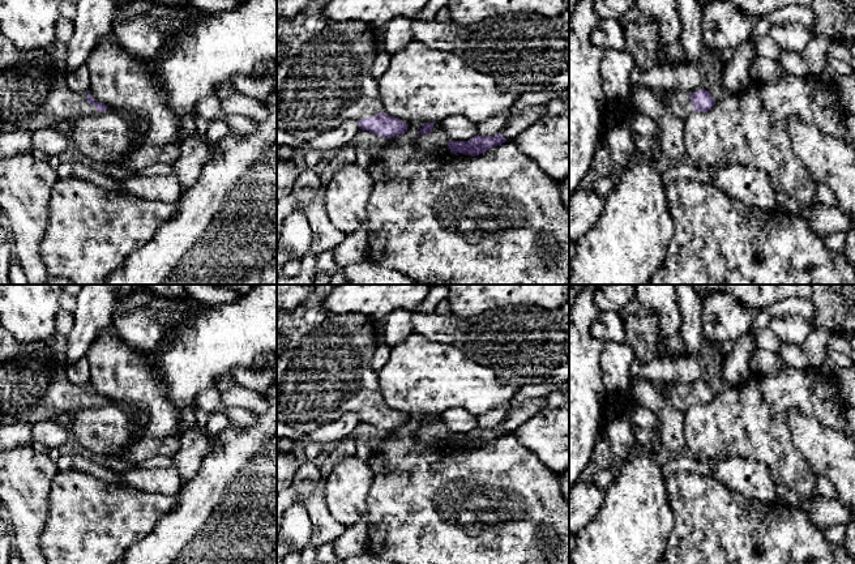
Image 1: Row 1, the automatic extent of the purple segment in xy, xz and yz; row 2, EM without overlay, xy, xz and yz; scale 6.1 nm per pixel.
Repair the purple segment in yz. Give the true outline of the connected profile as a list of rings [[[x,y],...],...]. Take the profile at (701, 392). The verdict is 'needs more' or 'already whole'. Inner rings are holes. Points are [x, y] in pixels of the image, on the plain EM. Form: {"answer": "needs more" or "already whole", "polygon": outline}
{"answer": "needs more", "polygon": [[[700,381],[691,386],[666,388],[662,396],[668,405],[683,413],[693,403],[706,405],[715,397],[711,386],[705,381]]]}

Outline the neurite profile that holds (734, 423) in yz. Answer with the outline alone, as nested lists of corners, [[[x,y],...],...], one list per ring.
[[[783,368],[775,376],[752,377],[744,385],[727,386],[706,405],[693,403],[684,413],[687,450],[702,462],[715,463],[727,458],[745,457],[765,463],[775,486],[787,486],[801,499],[816,492],[816,471],[792,443],[787,428],[788,411],[798,409],[825,426],[852,437],[843,419],[846,407],[838,376],[825,375],[813,368]]]

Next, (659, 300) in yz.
[[[634,285],[637,300],[659,322],[661,351],[664,362],[692,358],[681,338],[681,312],[676,285]]]

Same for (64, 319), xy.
[[[60,308],[56,315],[56,332],[61,336],[68,337],[74,325],[74,315],[73,311],[68,311],[65,308]]]

